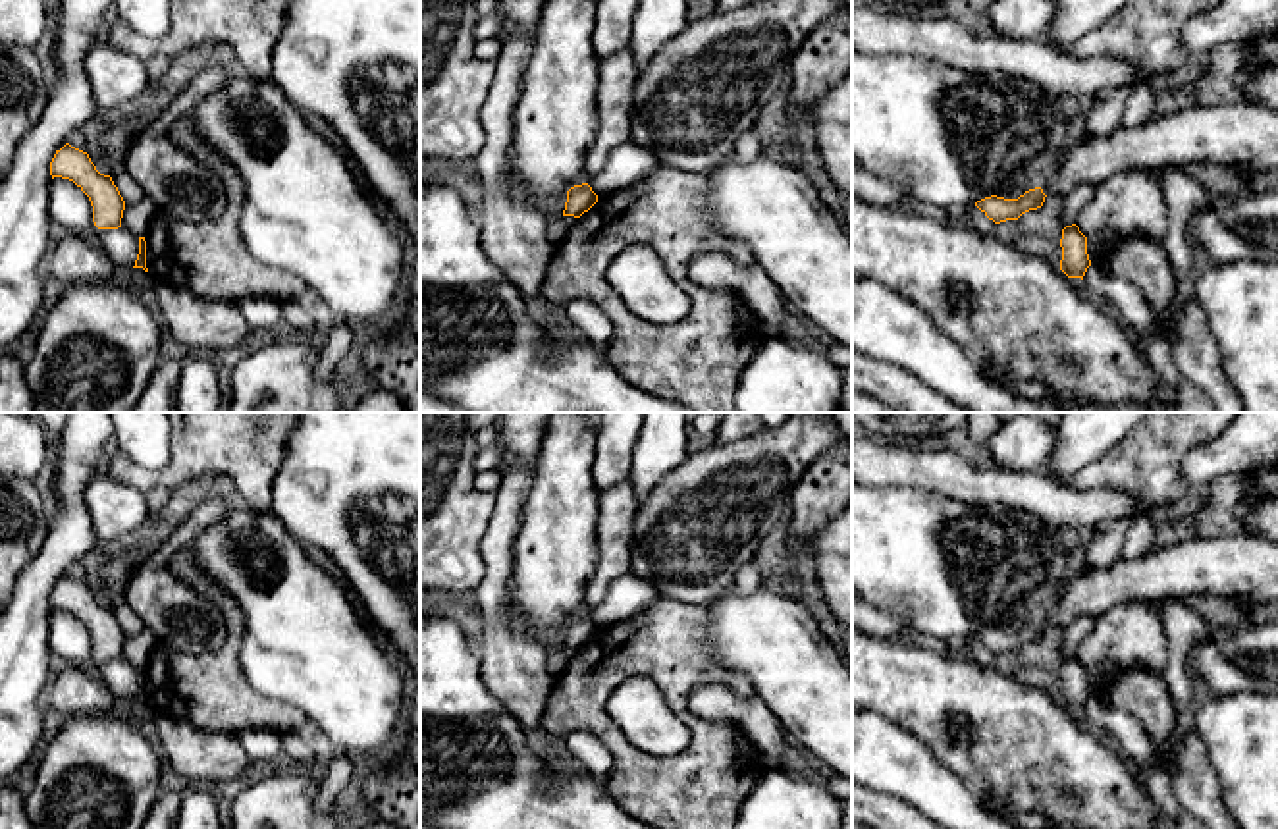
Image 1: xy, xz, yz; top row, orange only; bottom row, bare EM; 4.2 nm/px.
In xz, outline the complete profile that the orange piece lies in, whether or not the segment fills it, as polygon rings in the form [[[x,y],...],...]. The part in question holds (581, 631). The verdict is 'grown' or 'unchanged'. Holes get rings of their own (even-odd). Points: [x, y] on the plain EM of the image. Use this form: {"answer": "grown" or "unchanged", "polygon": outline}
{"answer": "unchanged", "polygon": [[[588,615],[574,617],[567,623],[567,634],[563,648],[580,650],[598,634],[598,627],[592,623]]]}

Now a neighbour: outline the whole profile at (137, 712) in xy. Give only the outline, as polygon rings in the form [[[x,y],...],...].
[[[131,700],[129,704],[125,704],[125,708],[121,711],[137,727],[143,727],[145,723],[154,721],[154,715],[156,715],[156,711],[148,704],[145,704],[143,700]]]

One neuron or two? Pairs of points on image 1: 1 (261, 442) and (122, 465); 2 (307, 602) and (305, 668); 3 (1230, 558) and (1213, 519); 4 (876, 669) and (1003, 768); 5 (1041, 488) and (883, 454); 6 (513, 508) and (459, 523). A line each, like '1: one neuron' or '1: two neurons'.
1: one neuron
2: one neuron
3: two neurons
4: one neuron
5: one neuron
6: two neurons

